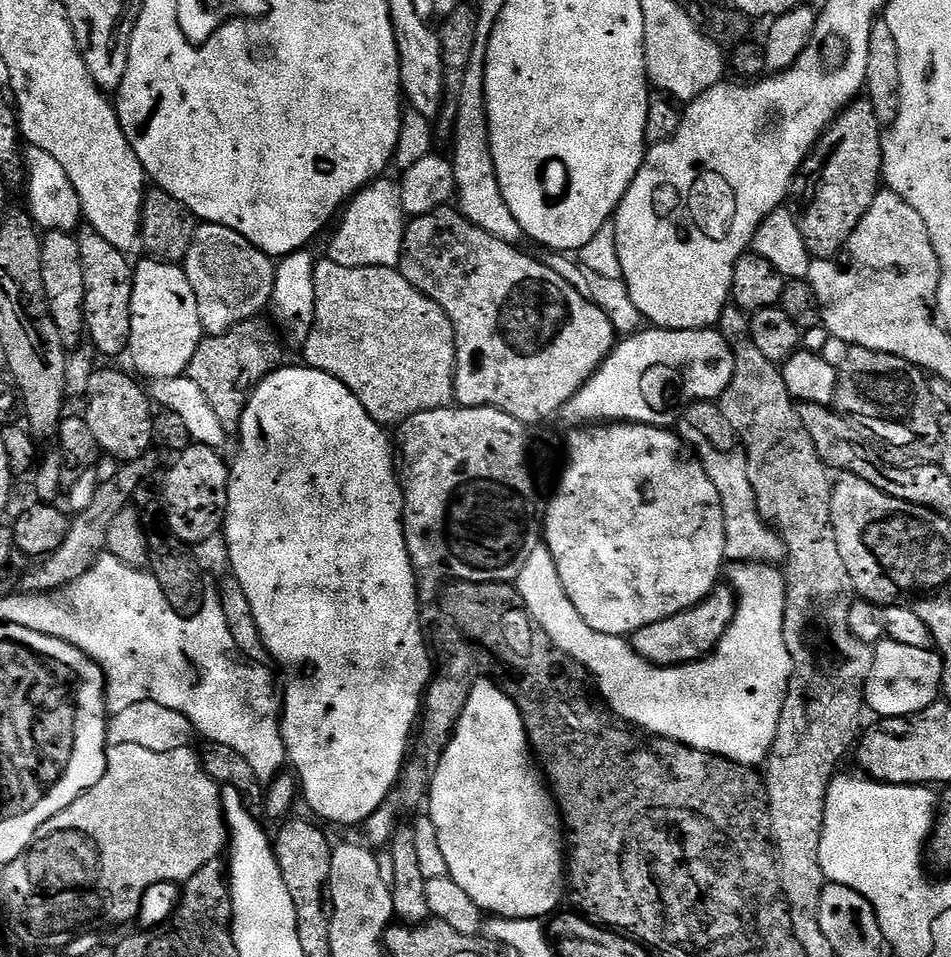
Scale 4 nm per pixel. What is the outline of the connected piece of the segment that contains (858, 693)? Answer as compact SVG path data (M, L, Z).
M750 342L745 343L745 348L737 347L735 353L734 378L718 403L722 414L730 418L736 427L739 443L747 455L756 509L784 539L788 564L788 568L783 569L784 578L788 581L784 637L792 655L790 688L793 693L800 692L804 688L804 680L809 684L808 693L796 704L797 720L781 719L776 741L766 759L764 781L768 790L770 832L776 838L800 836L796 840L796 848L785 850L786 859L816 862L820 858L820 835L824 833L824 804L830 798L830 785L838 772L836 767L851 748L853 751L862 732L860 715L866 712L864 684L870 674L874 648L864 639L856 639L848 628L848 609L857 599L857 594L846 570L846 562L842 562L842 554L838 554L832 525L830 502L834 480L828 477L828 465L818 458L803 411L789 394L783 371L772 364L766 354L759 352Z

